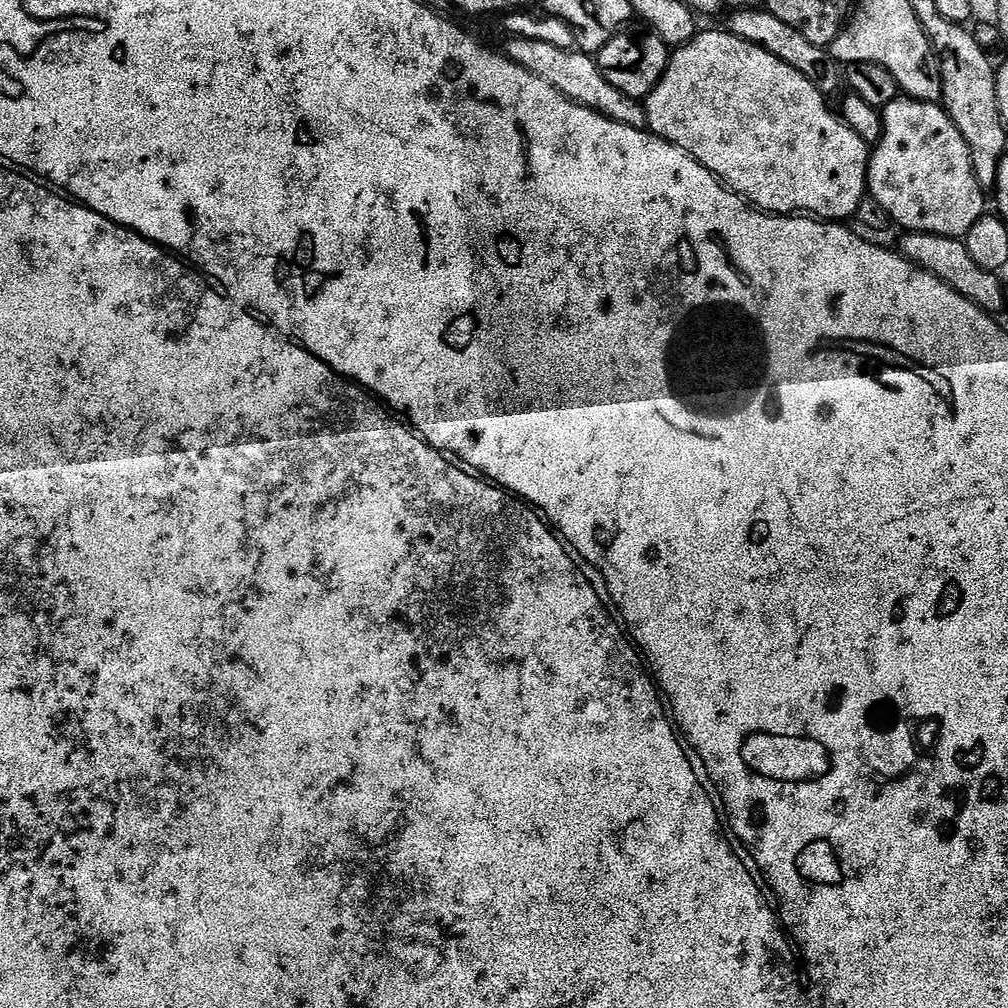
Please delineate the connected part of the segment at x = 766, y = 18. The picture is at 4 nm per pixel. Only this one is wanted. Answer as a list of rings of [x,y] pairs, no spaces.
[[[763,7],[737,8],[731,15],[732,17],[726,24],[727,31],[774,54],[774,58],[786,62],[786,66],[794,66],[794,70],[798,70],[798,74],[805,76],[824,97],[832,98],[832,95],[839,90],[840,84],[842,88],[841,65],[837,64],[828,48],[814,46],[814,42],[810,42],[802,34],[798,34],[798,30],[794,30],[794,26],[786,26],[786,22],[782,22],[782,18],[774,18],[774,14],[770,14]]]

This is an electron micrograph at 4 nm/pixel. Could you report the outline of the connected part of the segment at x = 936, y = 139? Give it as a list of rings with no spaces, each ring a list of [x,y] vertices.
[[[905,95],[890,102],[882,110],[882,115],[884,117],[884,137],[881,138],[879,144],[871,149],[868,158],[868,192],[870,195],[885,208],[886,214],[890,214],[893,225],[897,229],[899,227],[904,228],[905,233],[925,232],[935,236],[954,236],[957,238],[967,236],[970,226],[974,226],[974,222],[978,222],[978,218],[985,215],[984,196],[986,196],[986,192],[985,189],[981,188],[978,178],[974,178],[974,162],[970,162],[970,146],[966,146],[966,138],[962,138],[962,134],[958,134],[958,126],[954,126],[954,122],[939,103],[930,100],[914,100]]]

